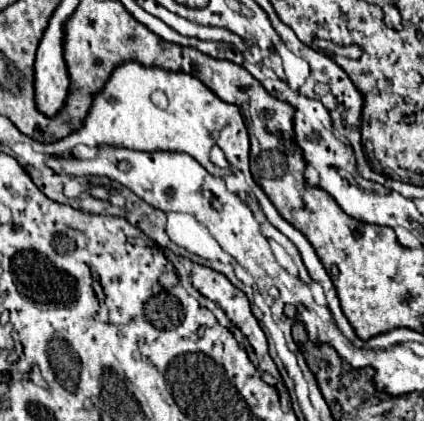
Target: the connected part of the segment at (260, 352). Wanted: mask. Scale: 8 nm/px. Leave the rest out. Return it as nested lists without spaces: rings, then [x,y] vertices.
[[[183,259],[183,265],[189,269],[191,287],[193,287],[201,297],[205,297],[205,299],[213,301],[217,307],[221,307],[221,309],[225,311],[225,315],[229,317],[229,321],[231,321],[235,327],[239,327],[239,331],[247,337],[247,341],[249,341],[251,347],[255,349],[255,355],[257,355],[257,359],[259,359],[259,367],[265,369],[265,371],[277,369],[275,363],[273,363],[273,359],[269,357],[269,351],[267,351],[267,339],[265,339],[265,335],[263,335],[263,331],[261,331],[257,319],[251,315],[251,305],[249,305],[249,301],[247,301],[247,295],[245,295],[243,291],[239,291],[237,287],[233,287],[233,283],[231,283],[223,273],[217,273],[217,271],[209,269],[209,267],[191,263],[189,259]]]

